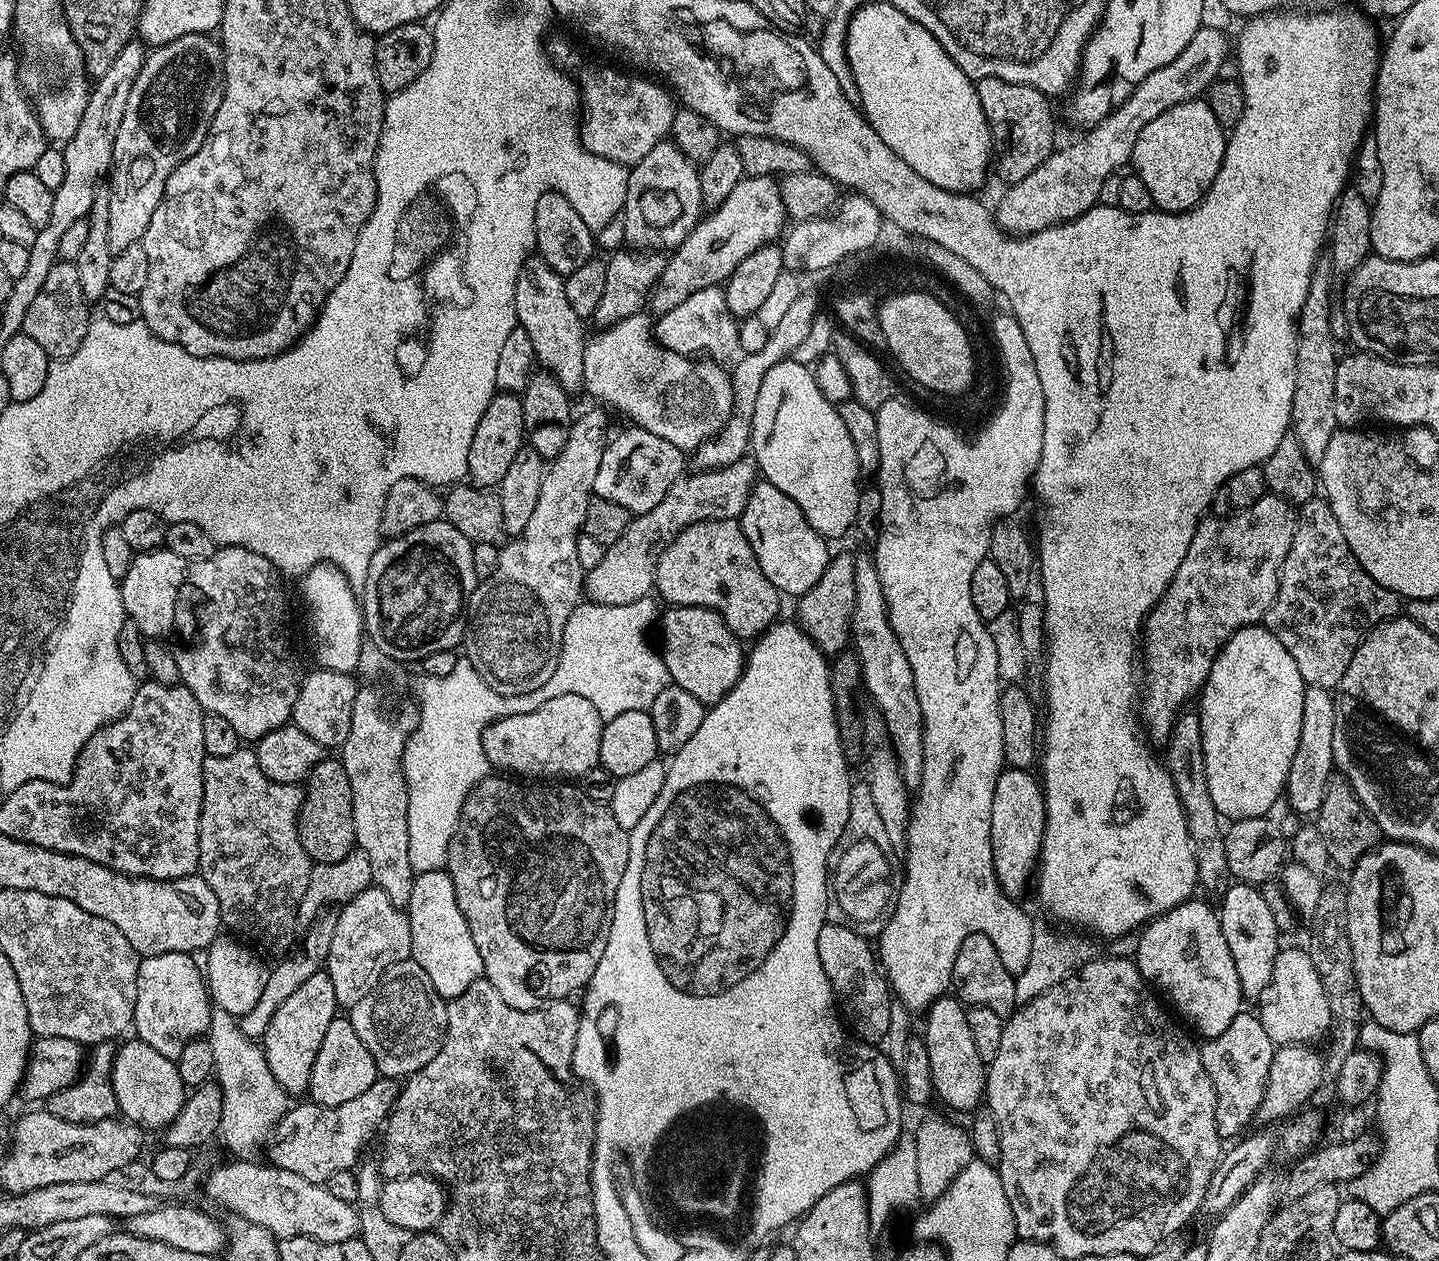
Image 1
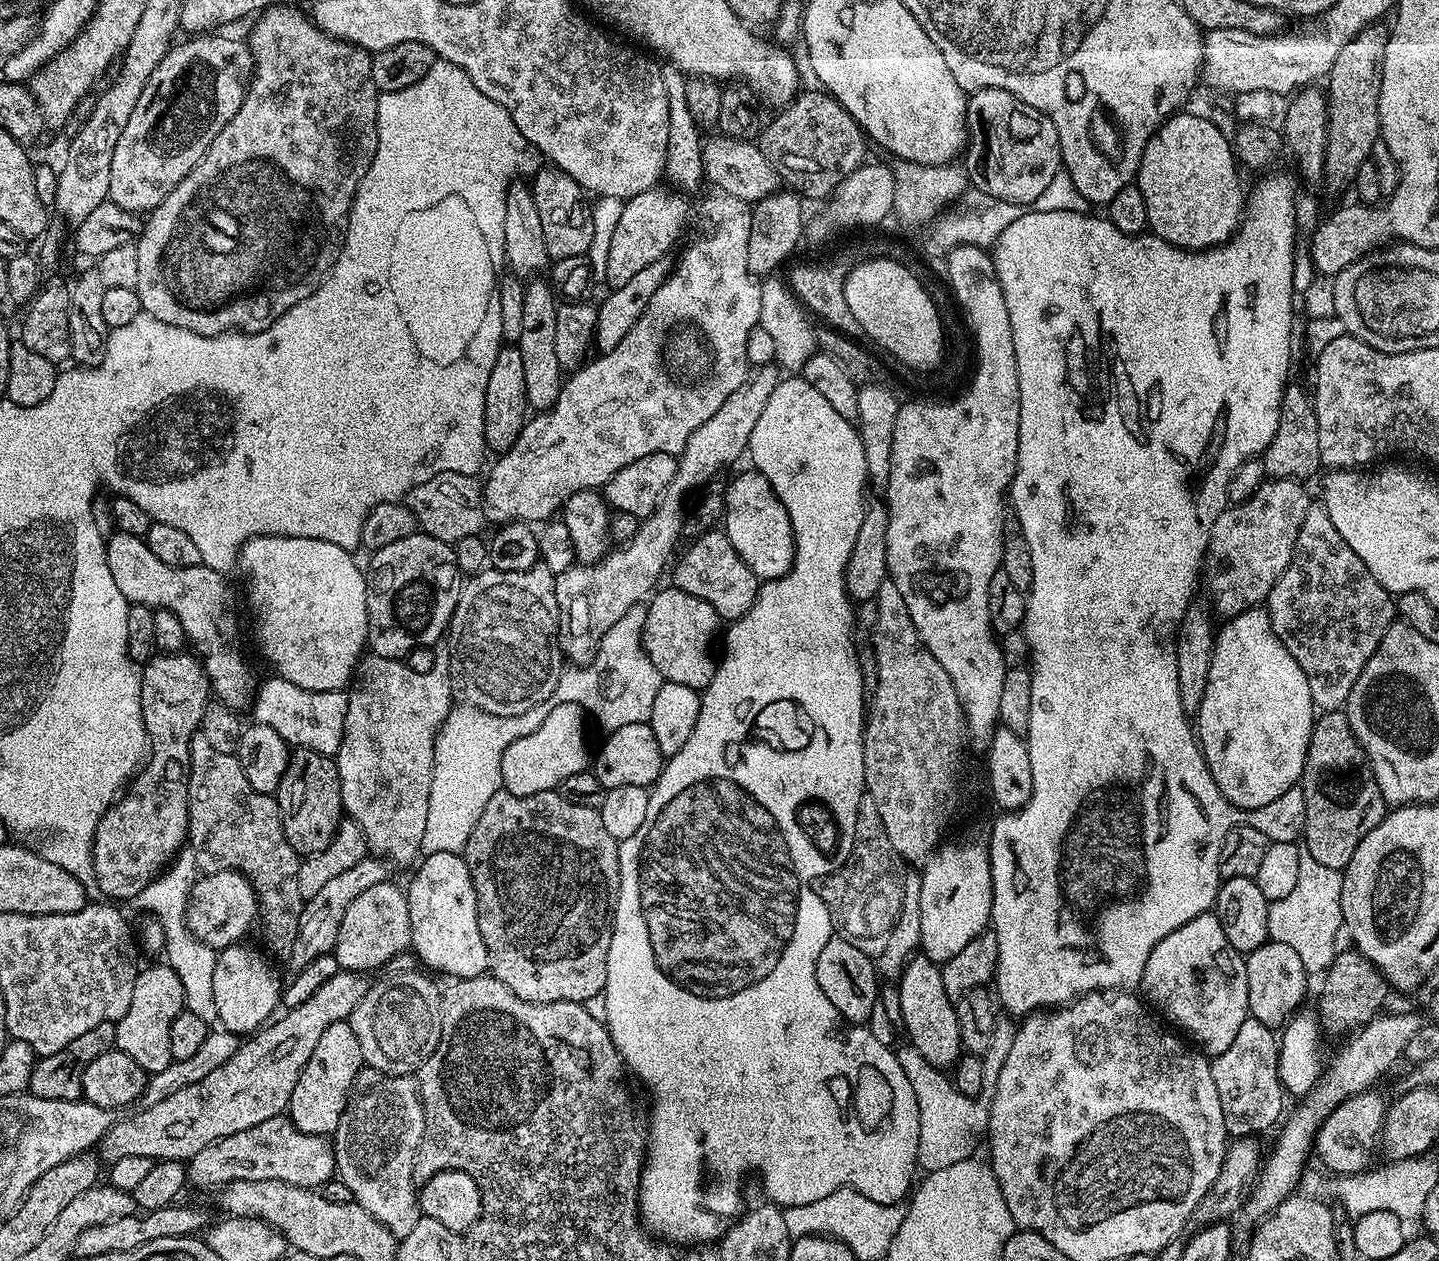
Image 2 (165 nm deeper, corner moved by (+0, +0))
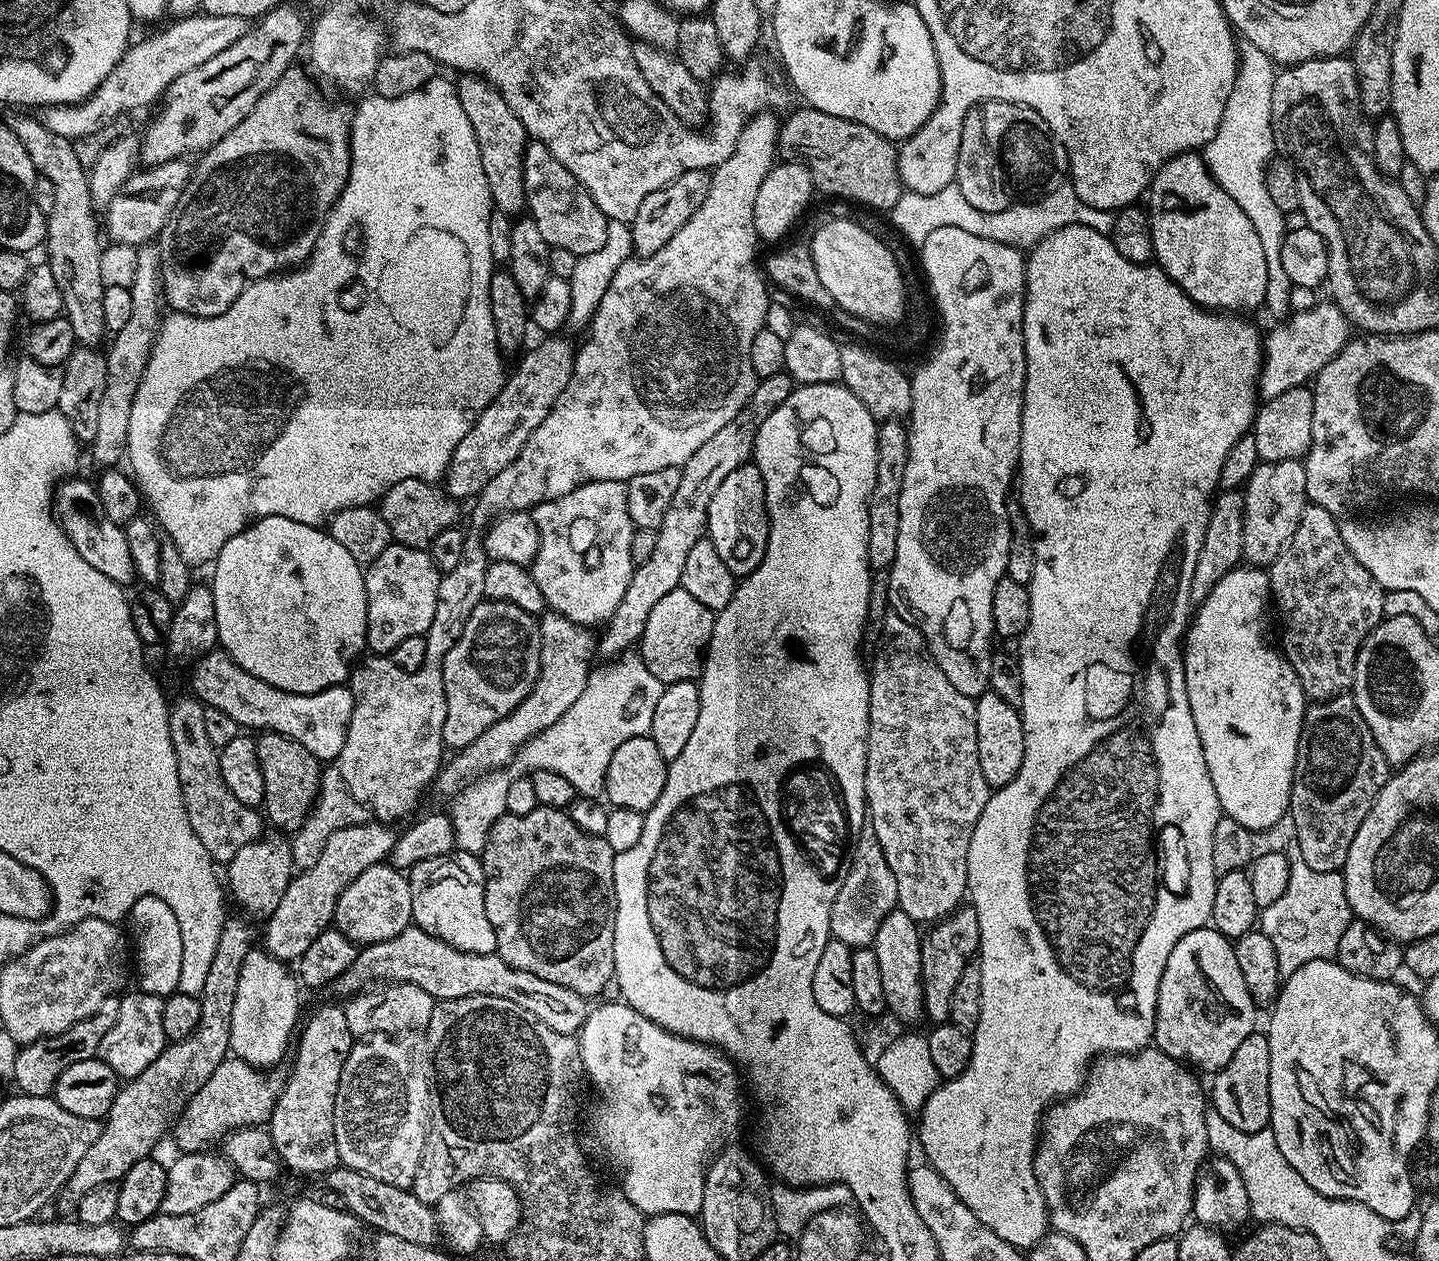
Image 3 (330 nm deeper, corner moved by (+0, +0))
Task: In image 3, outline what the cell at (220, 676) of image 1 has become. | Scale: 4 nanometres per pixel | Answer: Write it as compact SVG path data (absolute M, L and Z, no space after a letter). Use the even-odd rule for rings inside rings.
M65 479L54 493L54 515L60 528L66 534L66 538L70 538L74 550L78 550L78 554L82 554L82 558L86 558L86 562L90 562L90 566L94 566L94 570L106 574L106 578L110 578L118 585L128 586L131 580L137 579L137 575L134 570L134 558L130 558L130 548L126 546L124 529L121 525L110 522L110 518L106 518L106 514L102 514L95 483L91 479L89 481L76 479Z

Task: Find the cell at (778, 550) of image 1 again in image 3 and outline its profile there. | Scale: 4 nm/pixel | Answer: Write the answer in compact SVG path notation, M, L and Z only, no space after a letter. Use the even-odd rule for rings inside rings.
M754 462L738 466L738 470L733 470L722 481L722 486L714 490L714 498L710 498L706 538L714 542L714 550L718 550L722 562L730 566L732 575L737 578L749 576L762 562L768 545L768 511L762 474Z

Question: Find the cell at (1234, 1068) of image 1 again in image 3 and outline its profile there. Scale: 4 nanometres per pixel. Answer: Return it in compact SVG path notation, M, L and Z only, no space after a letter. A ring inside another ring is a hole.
M1263 1031L1251 1032L1234 1050L1230 1062L1211 1077L1210 1104L1234 1130L1257 1132L1270 1124L1270 1042Z

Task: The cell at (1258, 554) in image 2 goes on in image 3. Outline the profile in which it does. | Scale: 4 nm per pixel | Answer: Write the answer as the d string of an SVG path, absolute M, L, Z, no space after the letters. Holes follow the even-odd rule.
M1299 460L1261 462L1244 485L1244 560L1252 566L1271 566L1290 542L1302 510L1310 503L1306 494L1306 470Z

